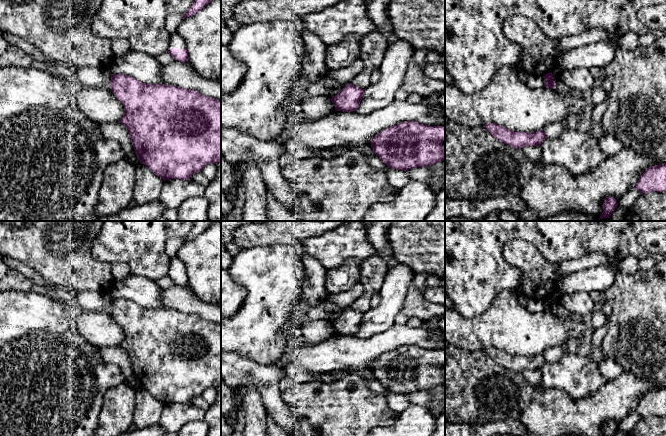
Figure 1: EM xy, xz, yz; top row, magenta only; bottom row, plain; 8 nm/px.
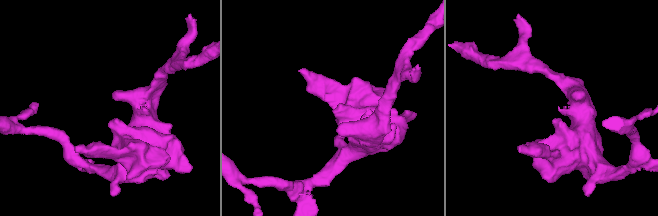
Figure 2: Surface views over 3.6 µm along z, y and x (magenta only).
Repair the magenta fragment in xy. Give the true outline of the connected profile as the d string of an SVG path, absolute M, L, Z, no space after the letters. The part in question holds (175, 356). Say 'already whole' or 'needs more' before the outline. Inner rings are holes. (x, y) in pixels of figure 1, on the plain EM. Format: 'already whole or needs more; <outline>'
already whole; M123 298L111 299L109 310L124 330L124 339L119 346L128 354L136 380L155 399L164 405L189 404L206 389L221 386L221 324L173 309L142 307Z

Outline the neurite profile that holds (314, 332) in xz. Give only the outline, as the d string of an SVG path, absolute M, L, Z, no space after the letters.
M322 319L306 321L301 325L301 328L307 345L321 343L335 335L335 330L332 325Z

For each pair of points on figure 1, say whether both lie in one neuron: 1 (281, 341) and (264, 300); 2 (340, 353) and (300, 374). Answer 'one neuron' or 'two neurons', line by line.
1: one neuron
2: two neurons

